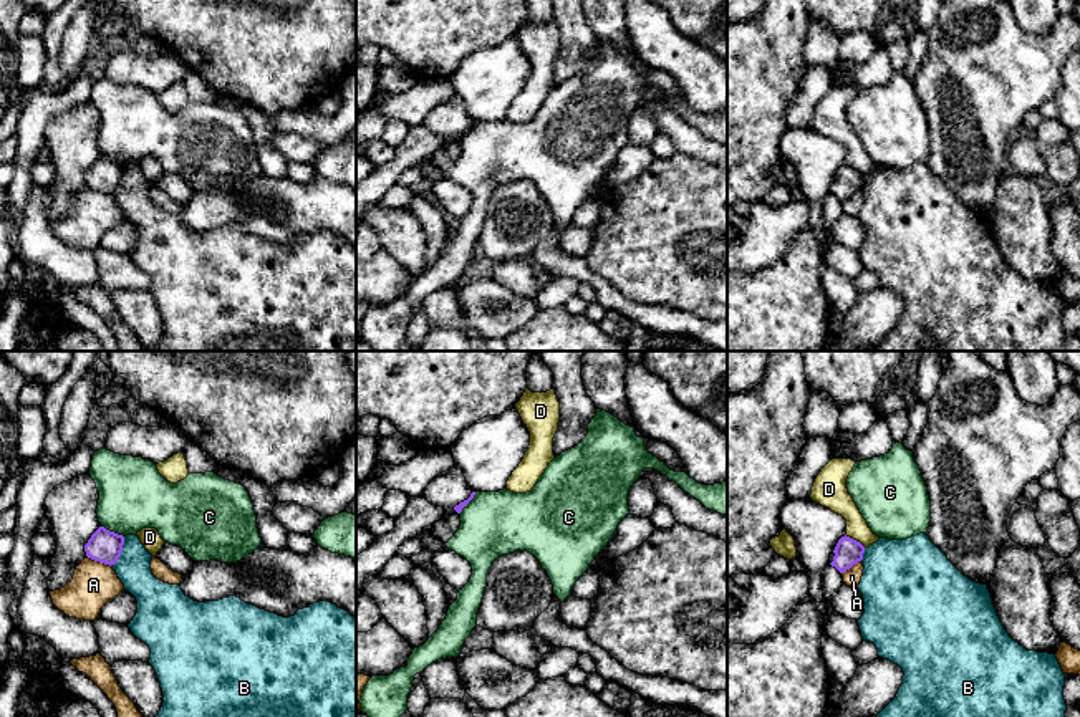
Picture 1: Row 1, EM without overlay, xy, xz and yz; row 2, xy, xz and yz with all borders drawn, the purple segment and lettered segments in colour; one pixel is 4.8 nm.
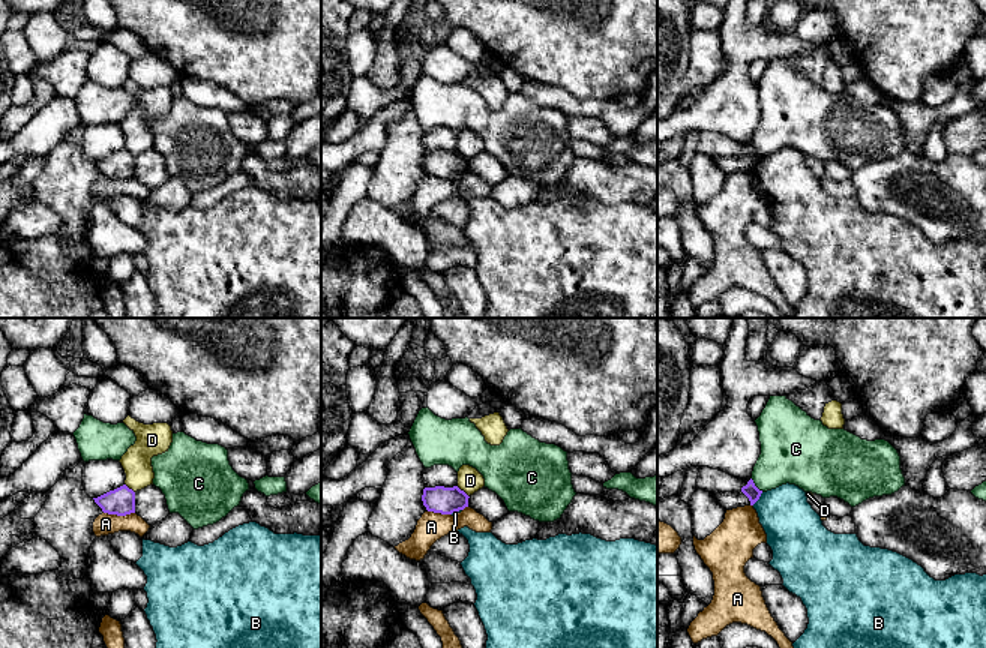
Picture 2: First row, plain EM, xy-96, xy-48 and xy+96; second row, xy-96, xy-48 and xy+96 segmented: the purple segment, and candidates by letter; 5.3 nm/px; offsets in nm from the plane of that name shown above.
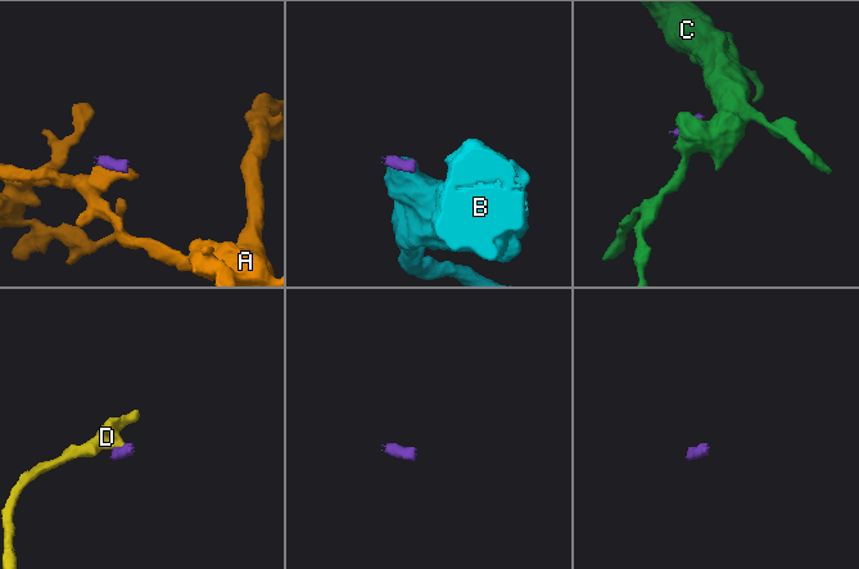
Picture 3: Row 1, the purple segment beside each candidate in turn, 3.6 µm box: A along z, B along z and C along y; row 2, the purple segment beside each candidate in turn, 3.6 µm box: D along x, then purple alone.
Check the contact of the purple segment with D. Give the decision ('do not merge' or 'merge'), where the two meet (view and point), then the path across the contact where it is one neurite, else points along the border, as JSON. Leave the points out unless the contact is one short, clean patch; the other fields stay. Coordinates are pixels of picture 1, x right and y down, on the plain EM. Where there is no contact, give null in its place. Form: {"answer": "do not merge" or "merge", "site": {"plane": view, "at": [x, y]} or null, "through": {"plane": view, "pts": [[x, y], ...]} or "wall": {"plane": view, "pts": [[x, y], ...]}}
{"answer": "do not merge", "site": {"plane": "yz", "at": [855, 169]}, "wall": {"plane": "yz", "pts": [[845, 164], [865, 176]]}}

